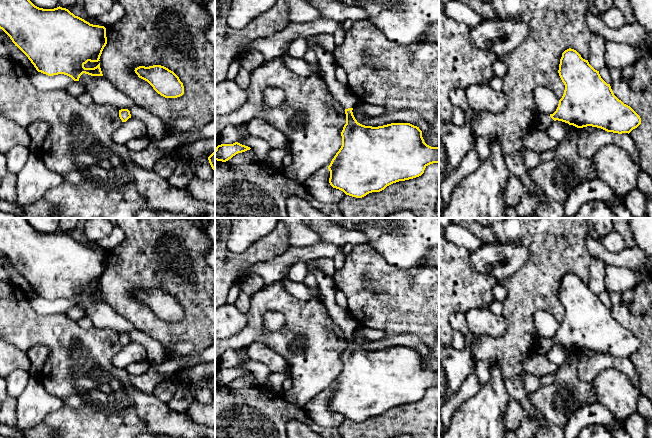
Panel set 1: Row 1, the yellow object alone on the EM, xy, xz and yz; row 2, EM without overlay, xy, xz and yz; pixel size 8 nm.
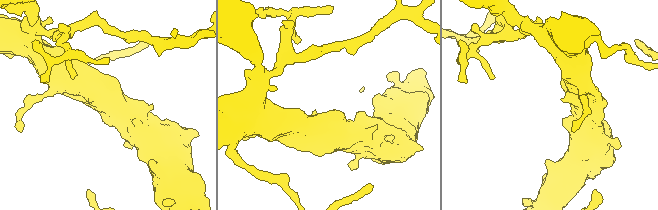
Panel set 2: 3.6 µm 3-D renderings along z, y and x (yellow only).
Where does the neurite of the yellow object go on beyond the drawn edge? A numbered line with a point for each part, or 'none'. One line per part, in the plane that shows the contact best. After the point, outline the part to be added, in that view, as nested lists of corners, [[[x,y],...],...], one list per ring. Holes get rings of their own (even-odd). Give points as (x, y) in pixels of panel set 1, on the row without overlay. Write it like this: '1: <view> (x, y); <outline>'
1: xz (327, 288); [[[312,260],[306,262],[308,270],[312,273],[316,280],[320,293],[320,300],[327,308],[330,316],[335,323],[342,329],[344,333],[353,332],[356,330],[358,324],[354,317],[349,313],[347,308],[340,307],[334,300],[336,293],[336,285],[332,277],[322,273],[314,264]]]

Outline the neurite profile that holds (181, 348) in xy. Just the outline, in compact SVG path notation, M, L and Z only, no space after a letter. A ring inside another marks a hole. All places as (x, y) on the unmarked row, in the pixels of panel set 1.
M177 342L170 347L170 352L180 356L189 355L193 350L193 345L189 342Z

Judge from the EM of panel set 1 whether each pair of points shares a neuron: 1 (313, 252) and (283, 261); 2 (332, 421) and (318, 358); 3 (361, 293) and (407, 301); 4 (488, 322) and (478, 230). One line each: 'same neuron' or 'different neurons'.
1: same neuron
2: different neurons
3: same neuron
4: different neurons

